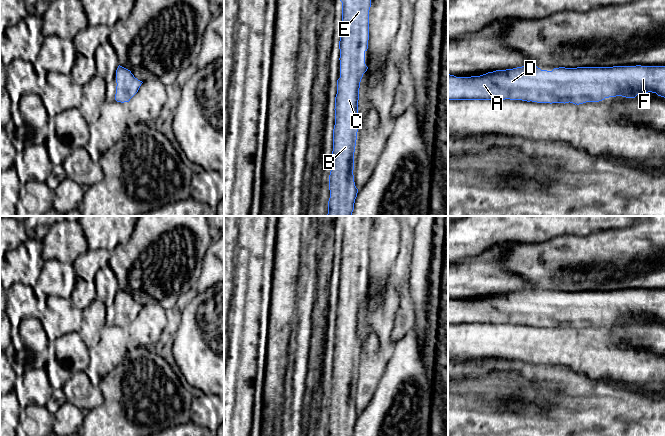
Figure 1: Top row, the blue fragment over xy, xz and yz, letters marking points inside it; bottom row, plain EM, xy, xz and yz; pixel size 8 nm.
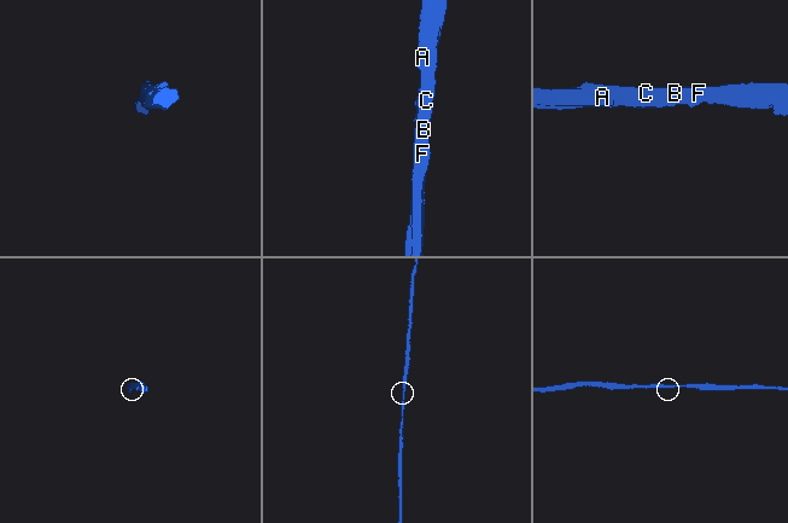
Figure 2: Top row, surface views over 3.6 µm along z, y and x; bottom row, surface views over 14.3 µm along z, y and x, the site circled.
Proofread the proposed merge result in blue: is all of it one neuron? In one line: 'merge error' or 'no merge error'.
no merge error

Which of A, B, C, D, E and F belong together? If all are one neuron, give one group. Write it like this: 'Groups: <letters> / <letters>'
Groups: A B C D E F

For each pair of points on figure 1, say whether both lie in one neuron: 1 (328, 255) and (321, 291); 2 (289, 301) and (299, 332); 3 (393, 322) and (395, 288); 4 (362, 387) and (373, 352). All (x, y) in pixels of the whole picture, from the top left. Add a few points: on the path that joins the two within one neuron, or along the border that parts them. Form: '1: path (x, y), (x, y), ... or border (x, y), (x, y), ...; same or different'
1: path (325, 264), (322, 282); same
2: border (297, 297), (296, 320), (289, 343); different
3: path (393, 314), (394, 296); same
4: path (366, 378), (371, 361); same

